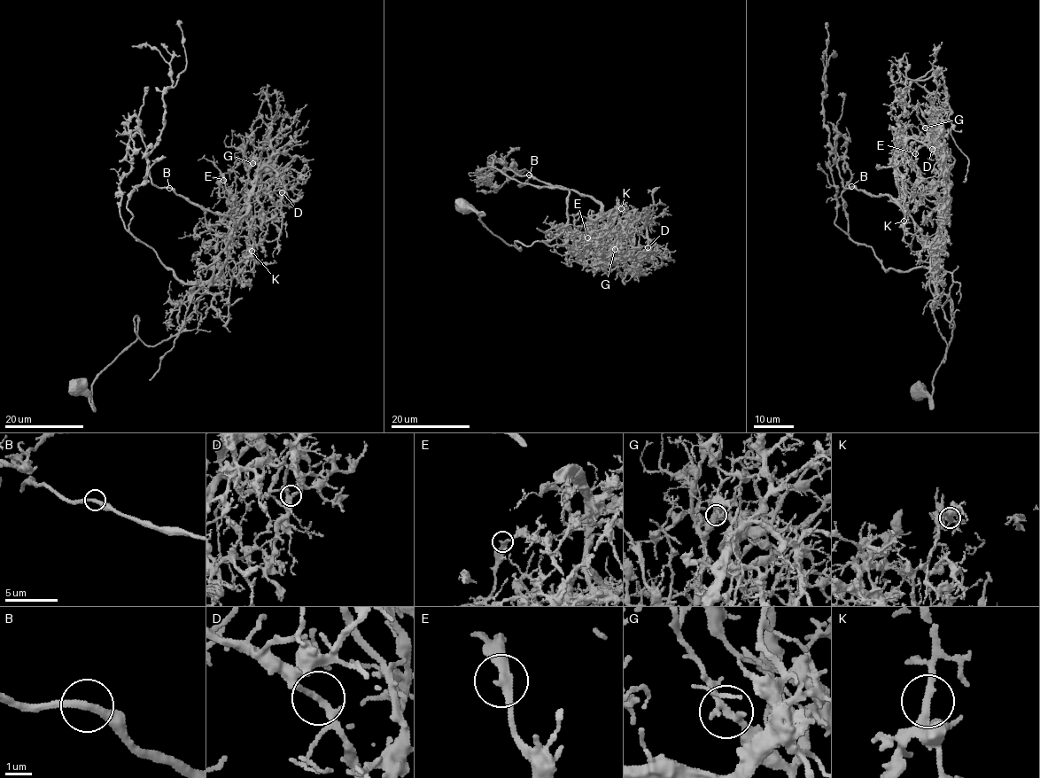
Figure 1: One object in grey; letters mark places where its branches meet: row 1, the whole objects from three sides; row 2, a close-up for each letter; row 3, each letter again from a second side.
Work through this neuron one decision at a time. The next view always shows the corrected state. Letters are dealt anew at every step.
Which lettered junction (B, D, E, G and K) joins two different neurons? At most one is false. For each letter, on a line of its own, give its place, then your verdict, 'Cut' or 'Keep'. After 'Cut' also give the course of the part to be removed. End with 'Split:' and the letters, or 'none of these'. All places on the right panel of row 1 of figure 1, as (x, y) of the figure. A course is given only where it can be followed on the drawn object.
B: Place: (851, 186). Keep
D: Place: (932, 149). Keep
E: Place: (915, 153). Keep
G: Place: (925, 128). Cut. Course of the part to remove: (925, 128), (943, 163), (947, 215), (929, 268), (905, 271), (886, 271), (849, 237), (846, 137), (834, 131)
K: Place: (904, 221). Keep
Split: G

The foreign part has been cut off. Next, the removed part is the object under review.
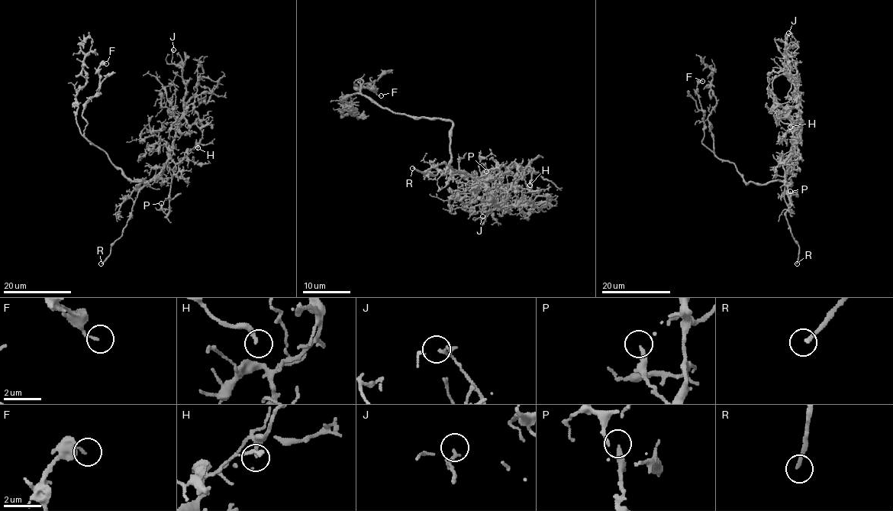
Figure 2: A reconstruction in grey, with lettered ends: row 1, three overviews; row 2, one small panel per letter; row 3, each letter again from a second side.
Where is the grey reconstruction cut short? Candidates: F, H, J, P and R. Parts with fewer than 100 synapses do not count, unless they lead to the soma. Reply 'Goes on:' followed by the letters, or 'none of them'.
Goes on: R

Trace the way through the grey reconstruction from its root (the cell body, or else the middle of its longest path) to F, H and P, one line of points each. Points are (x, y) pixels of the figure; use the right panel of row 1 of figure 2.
F: (758, 184), (750, 182), (746, 184), (734, 164), (723, 161), (702, 143), (704, 114), (697, 88), (702, 81)
H: (758, 184), (785, 180), (787, 161), (800, 134), (799, 112), (788, 104), (778, 105), (773, 111), (790, 127)
P: (758, 184), (785, 180), (788, 156), (793, 146), (783, 163), (785, 185), (791, 201), (790, 191)

